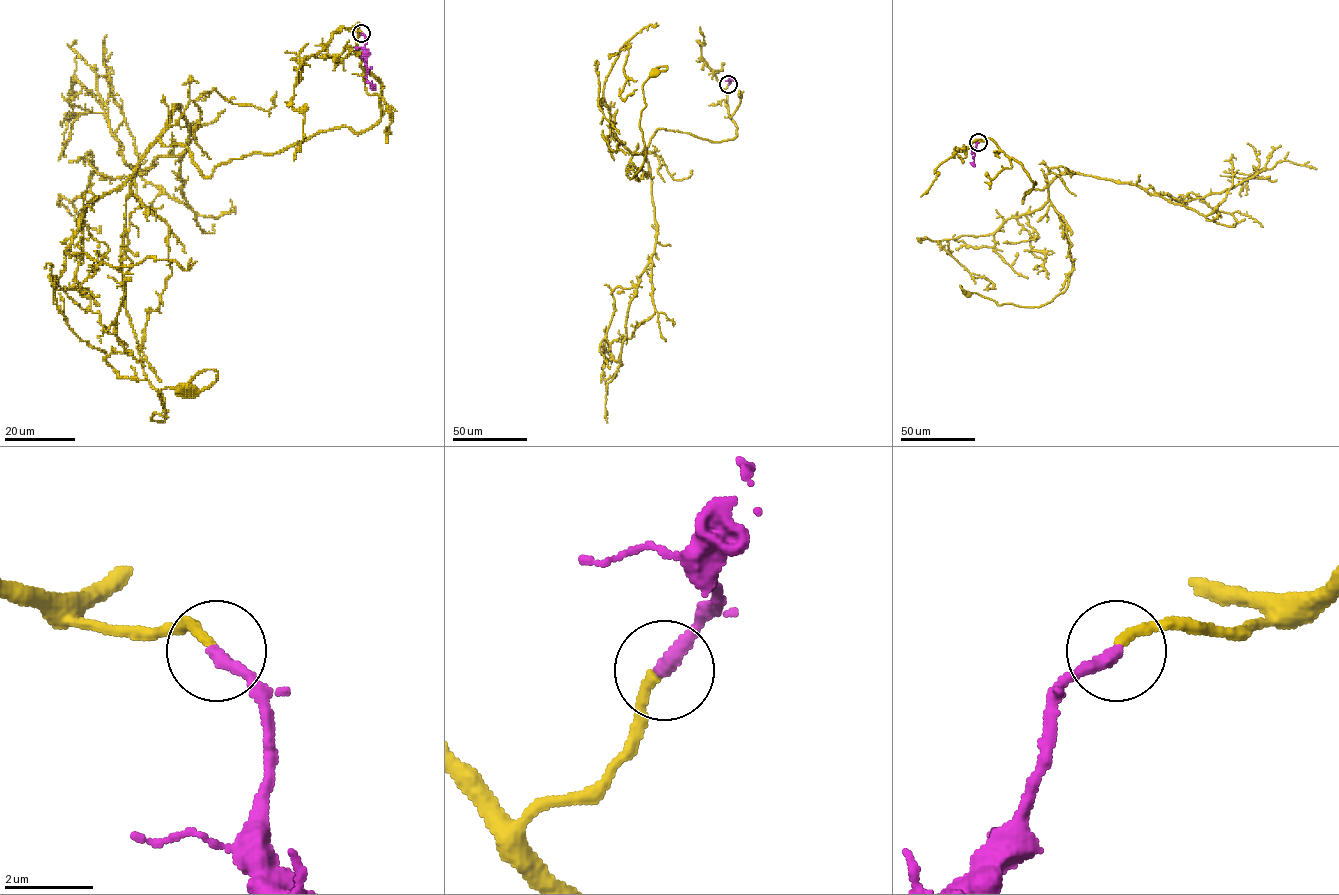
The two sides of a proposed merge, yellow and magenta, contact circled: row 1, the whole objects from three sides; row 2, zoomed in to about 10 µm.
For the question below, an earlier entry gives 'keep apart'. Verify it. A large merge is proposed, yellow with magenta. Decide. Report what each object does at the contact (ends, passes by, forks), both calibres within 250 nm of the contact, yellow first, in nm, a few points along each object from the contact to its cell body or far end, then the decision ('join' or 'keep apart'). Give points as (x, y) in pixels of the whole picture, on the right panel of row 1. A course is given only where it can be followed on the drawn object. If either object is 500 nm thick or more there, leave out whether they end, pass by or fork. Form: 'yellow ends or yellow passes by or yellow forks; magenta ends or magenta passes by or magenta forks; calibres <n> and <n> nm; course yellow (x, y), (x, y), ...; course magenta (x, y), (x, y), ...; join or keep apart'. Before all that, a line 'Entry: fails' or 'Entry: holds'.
Entry: fails
yellow ends; magenta ends; calibres 240 and 320 nm; course yellow (978, 142), (991, 138), (1035, 182), (1023, 203), (1046, 187), (1073, 264), (1066, 289), (1040, 306), (968, 292); course magenta (978, 142), (974, 150), (974, 166); join

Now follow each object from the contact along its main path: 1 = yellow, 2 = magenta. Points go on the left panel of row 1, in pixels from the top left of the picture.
1: (361, 32), (370, 127), (209, 177), (158, 139), (135, 171), (122, 290), (164, 401), (152, 419), (184, 387)
2: (361, 32), (365, 36), (366, 79), (373, 90)

